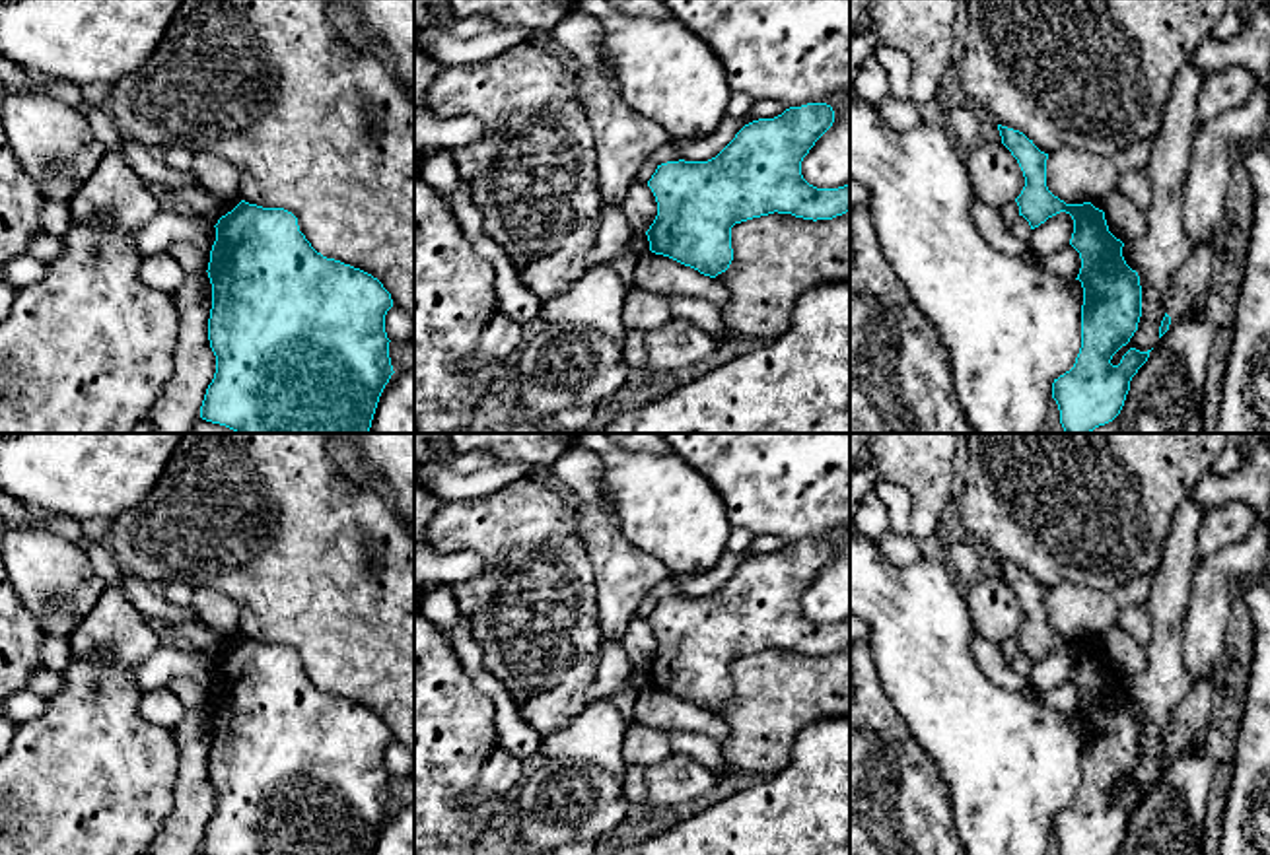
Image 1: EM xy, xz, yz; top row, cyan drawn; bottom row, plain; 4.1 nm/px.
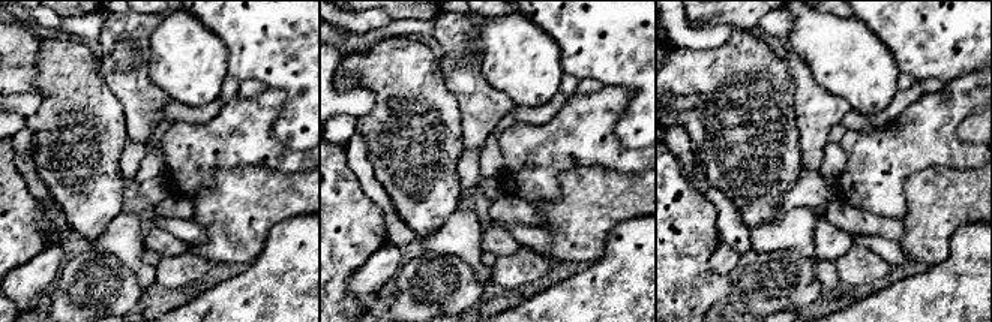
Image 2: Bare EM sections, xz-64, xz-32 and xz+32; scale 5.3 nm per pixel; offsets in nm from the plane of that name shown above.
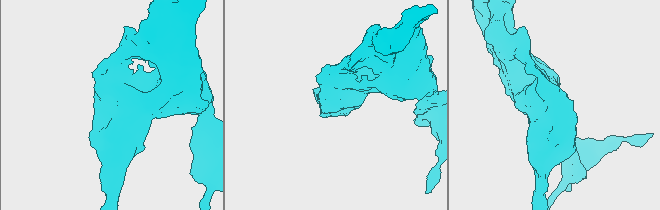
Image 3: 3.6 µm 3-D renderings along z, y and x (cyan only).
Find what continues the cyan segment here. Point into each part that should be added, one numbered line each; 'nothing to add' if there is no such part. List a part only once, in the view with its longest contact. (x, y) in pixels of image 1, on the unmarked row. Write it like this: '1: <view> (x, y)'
nothing to add

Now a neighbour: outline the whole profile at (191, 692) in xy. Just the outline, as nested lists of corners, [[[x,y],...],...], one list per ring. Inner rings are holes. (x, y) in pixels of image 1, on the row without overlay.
[[[175,676],[167,682],[167,688],[181,698],[185,707],[208,705],[210,688],[200,686],[191,676]]]

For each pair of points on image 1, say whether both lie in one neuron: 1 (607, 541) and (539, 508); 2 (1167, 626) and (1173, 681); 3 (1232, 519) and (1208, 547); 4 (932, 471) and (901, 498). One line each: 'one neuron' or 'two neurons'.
1: two neurons
2: one neuron
3: one neuron
4: two neurons

